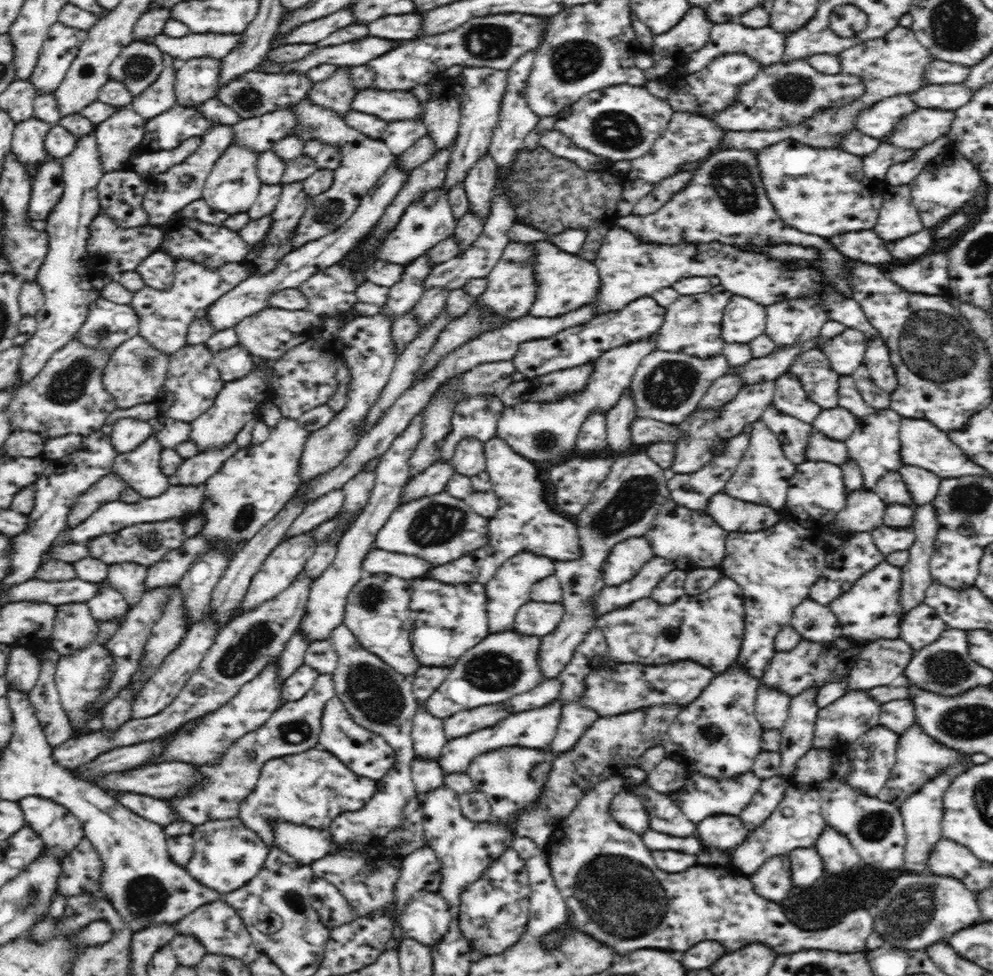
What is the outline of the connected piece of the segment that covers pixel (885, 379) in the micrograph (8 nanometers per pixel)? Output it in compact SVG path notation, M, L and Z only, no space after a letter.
M881 336L874 337L867 344L863 364L867 366L875 384L885 392L892 393L898 387L894 365L890 361L888 347Z

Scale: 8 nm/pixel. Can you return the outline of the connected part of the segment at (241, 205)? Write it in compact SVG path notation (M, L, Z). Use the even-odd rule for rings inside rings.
M232 144L214 163L212 172L208 174L202 199L213 209L226 214L244 213L256 202L260 188L263 186L256 171L260 153Z

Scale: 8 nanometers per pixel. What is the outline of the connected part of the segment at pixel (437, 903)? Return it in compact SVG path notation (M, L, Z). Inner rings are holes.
M418 891L405 904L398 921L403 938L412 938L426 946L433 947L446 934L451 920L451 911L440 893Z

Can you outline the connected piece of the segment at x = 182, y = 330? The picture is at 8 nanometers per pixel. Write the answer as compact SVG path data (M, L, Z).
M190 260L176 261L170 290L156 290L144 286L133 292L130 305L139 318L139 334L156 350L168 355L174 354L187 345L188 326L194 320L194 316L249 276L246 267L241 263L226 263L218 268L208 268Z

